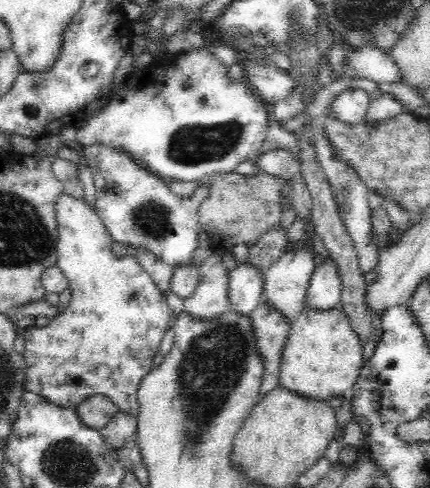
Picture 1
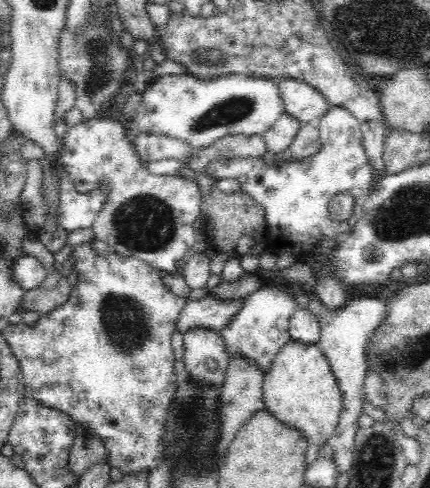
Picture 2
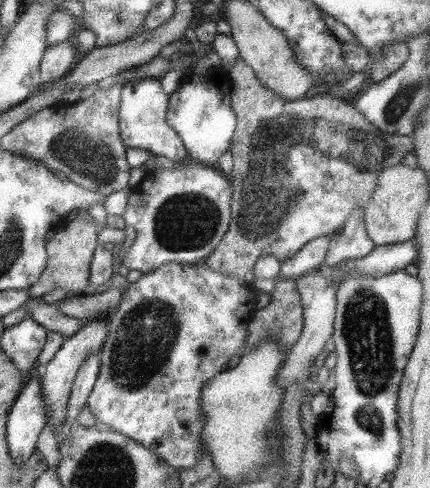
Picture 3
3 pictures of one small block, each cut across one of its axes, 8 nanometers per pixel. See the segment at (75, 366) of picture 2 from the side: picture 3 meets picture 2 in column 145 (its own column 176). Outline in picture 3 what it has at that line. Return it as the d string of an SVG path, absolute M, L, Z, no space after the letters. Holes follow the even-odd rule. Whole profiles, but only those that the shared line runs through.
M167 262L161 268L155 268L151 272L145 272L139 280L135 280L133 284L129 284L129 288L123 290L121 302L115 308L113 316L103 316L101 324L107 324L107 334L101 342L101 350L97 352L99 358L99 374L97 380L93 384L93 390L87 398L87 408L91 410L91 414L95 416L95 428L99 430L113 430L117 434L127 436L131 442L137 442L139 446L151 450L153 454L157 454L165 464L169 464L173 470L179 472L187 472L195 466L195 462L199 462L199 454L203 448L201 442L201 432L205 430L205 410L201 408L201 392L205 386L209 386L209 382L213 378L217 378L219 374L223 374L229 366L233 366L237 362L237 358L241 358L245 354L243 350L243 342L247 336L247 328L249 328L249 320L253 318L253 314L257 312L257 298L255 298L255 288L251 284L243 284L239 278L235 278L233 274L227 272L215 272L205 264L183 264L183 262Z

